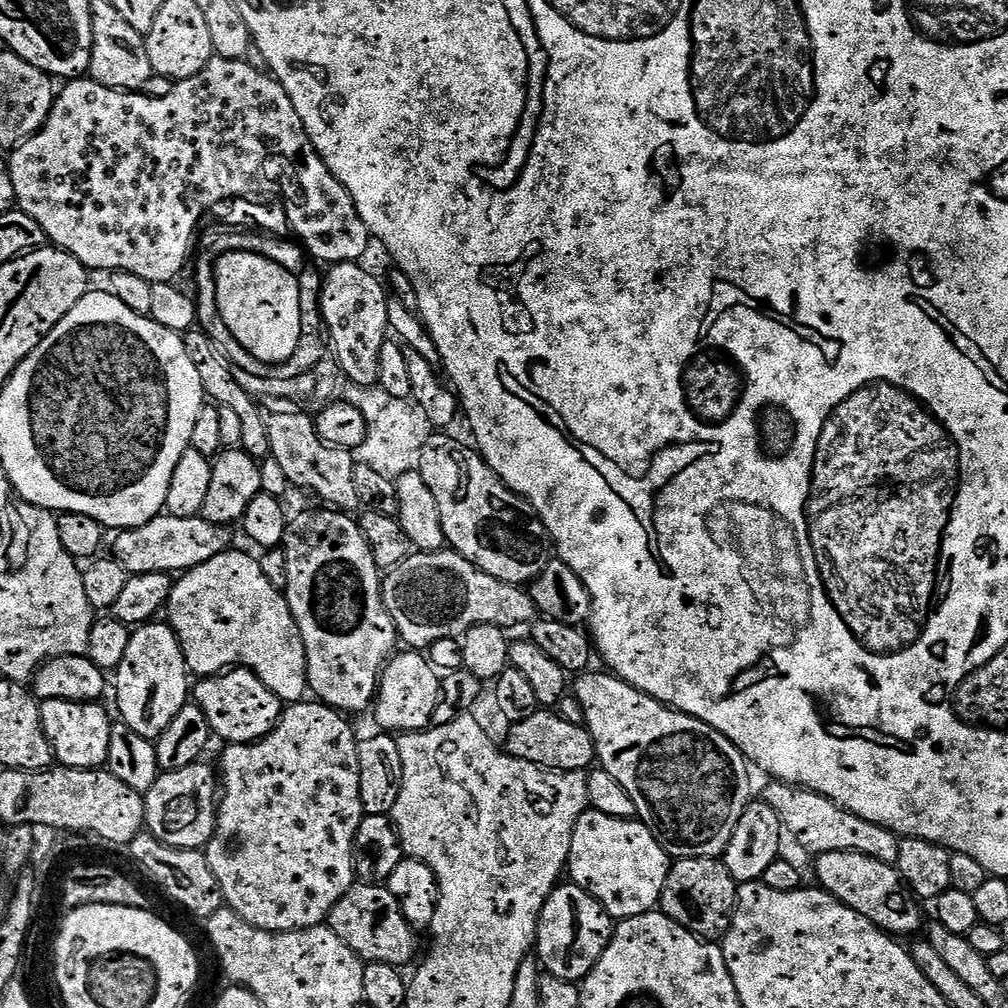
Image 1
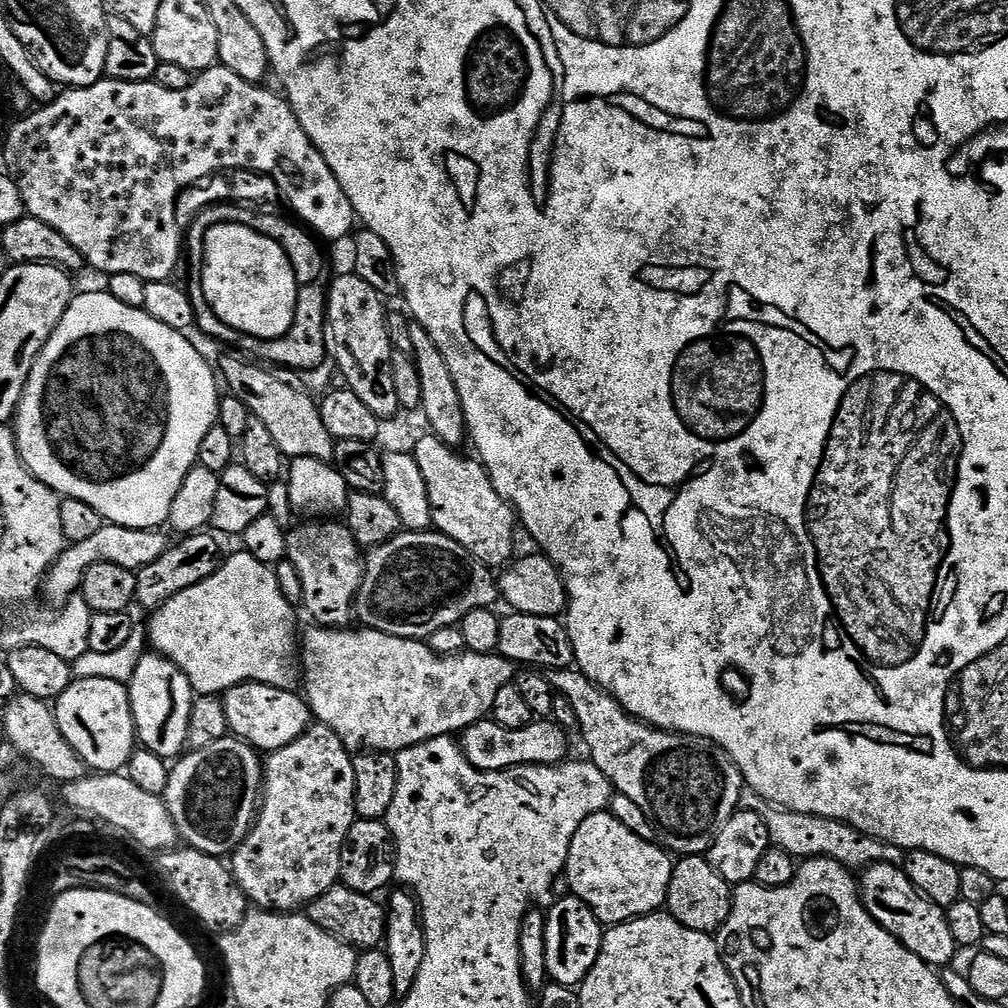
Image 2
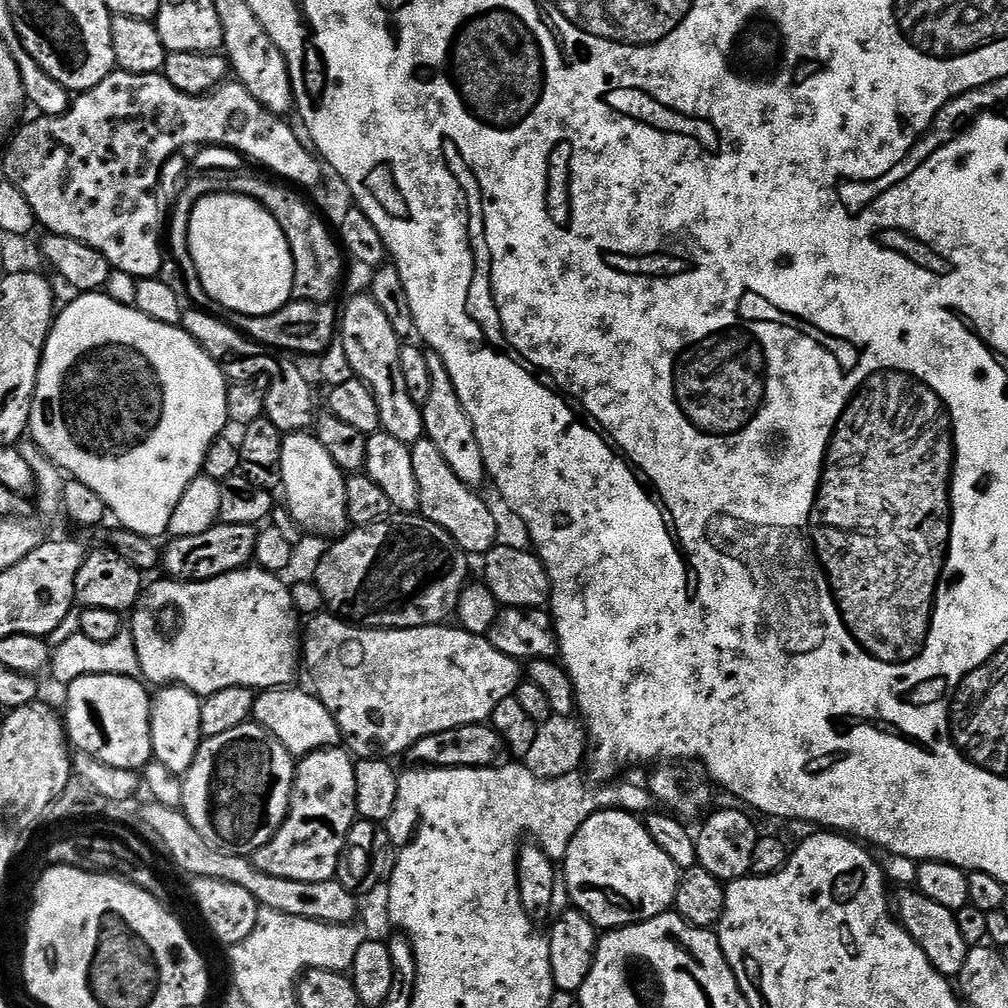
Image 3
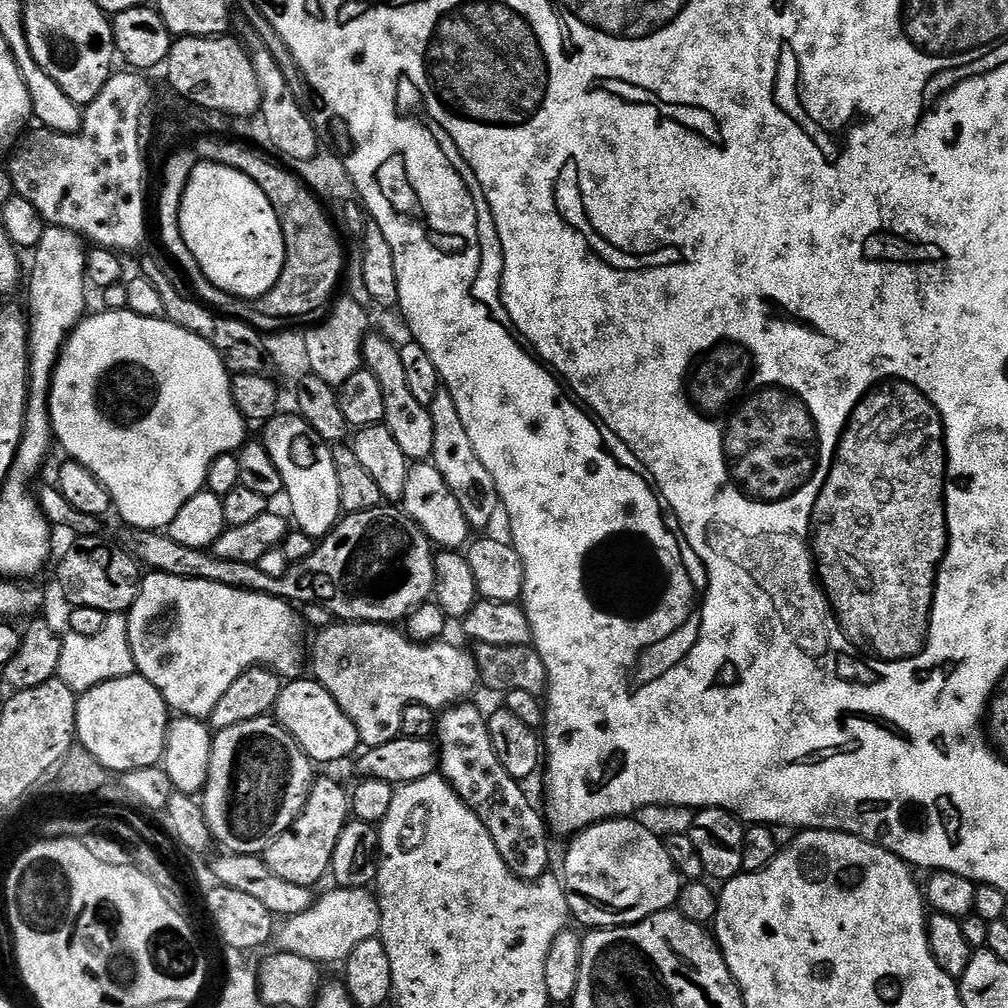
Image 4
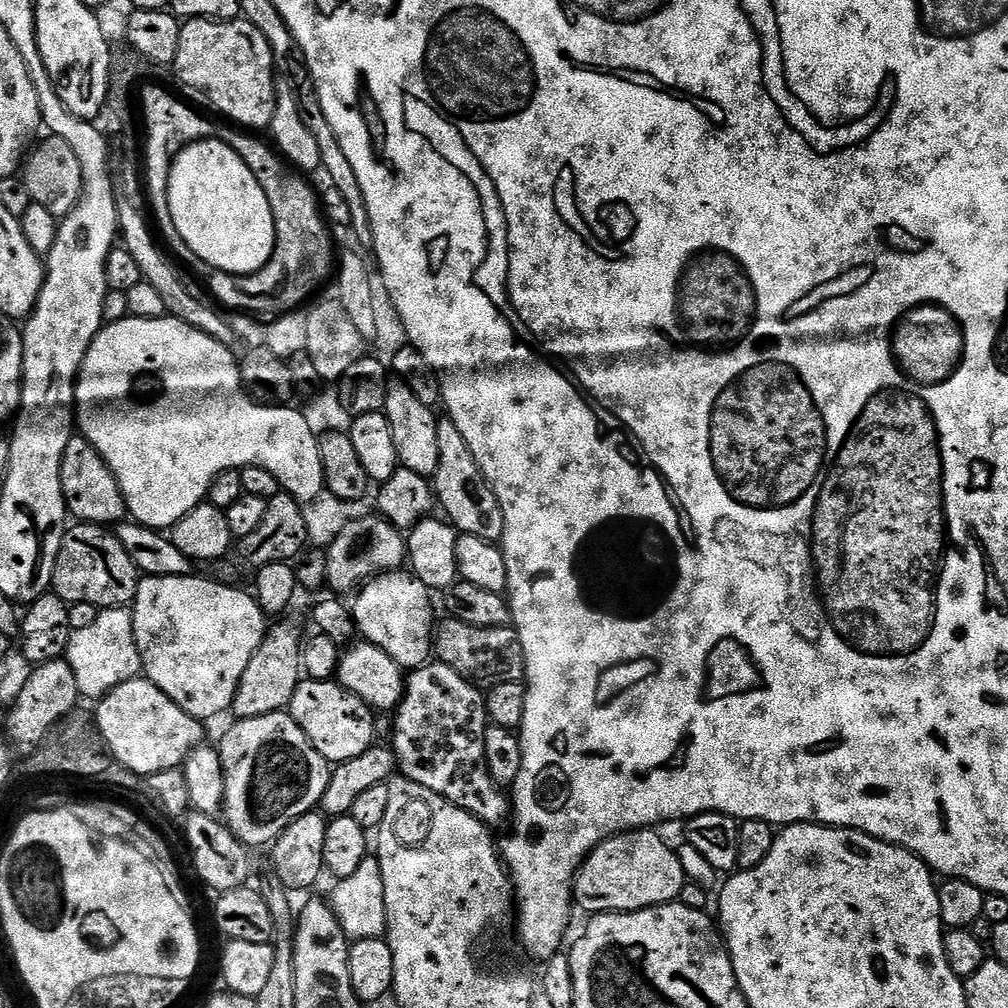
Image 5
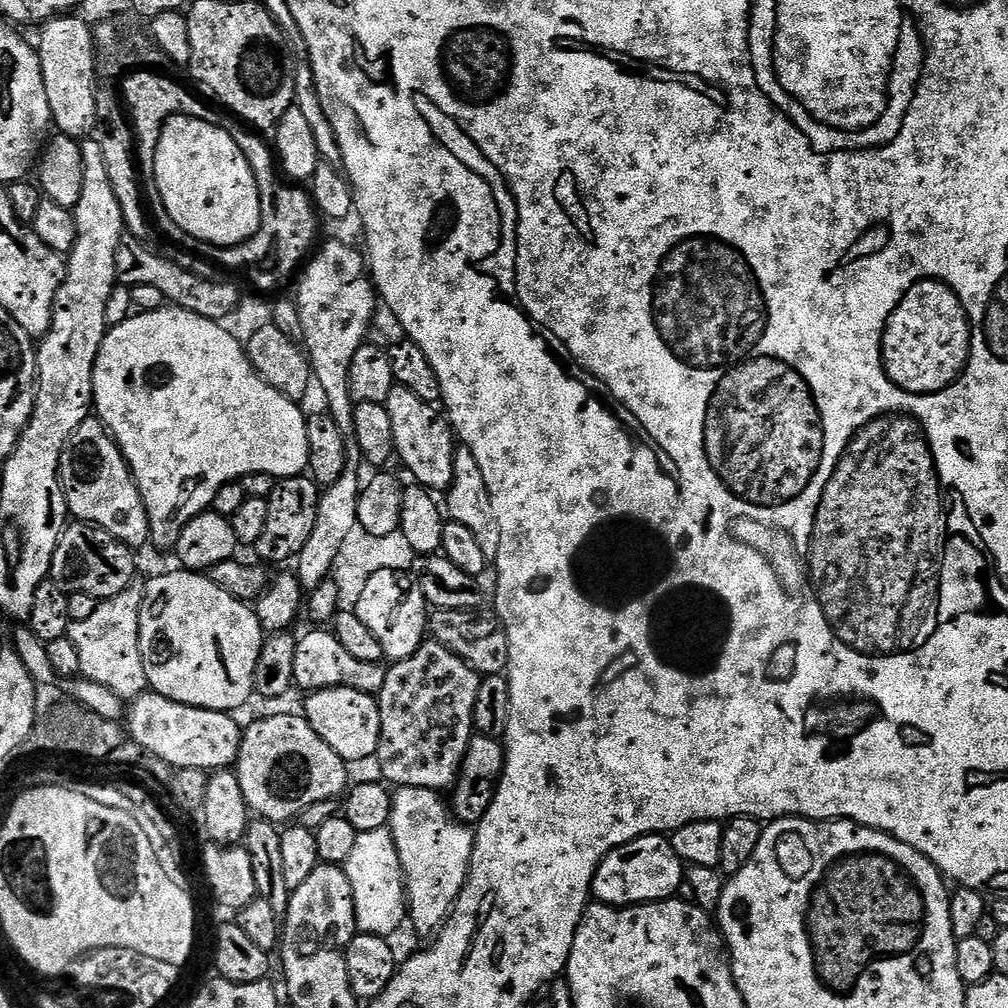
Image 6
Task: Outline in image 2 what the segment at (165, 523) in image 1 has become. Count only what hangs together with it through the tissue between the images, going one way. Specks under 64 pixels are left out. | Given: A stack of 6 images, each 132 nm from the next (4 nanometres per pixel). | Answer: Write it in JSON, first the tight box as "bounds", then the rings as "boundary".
{"bounds":[42,523,170,606],"boundary":[[[104,523],[102,530],[97,530],[87,542],[68,544],[64,553],[53,564],[48,575],[44,577],[42,596],[52,606],[63,606],[73,599],[72,596],[81,591],[84,575],[90,566],[95,564],[117,564],[123,568],[139,570],[150,566],[170,547],[170,540],[163,536],[163,531],[150,528],[127,528],[117,524]]]}

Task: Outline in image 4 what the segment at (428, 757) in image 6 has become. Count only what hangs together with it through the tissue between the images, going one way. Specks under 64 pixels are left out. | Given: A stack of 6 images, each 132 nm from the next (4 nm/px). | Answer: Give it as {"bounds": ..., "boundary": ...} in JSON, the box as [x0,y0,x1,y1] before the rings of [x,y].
{"bounds":[434,702,550,880],"boundary":[[[457,702],[439,713],[440,721],[436,724],[436,736],[434,735],[434,743],[438,749],[438,772],[444,777],[444,780],[458,794],[458,798],[462,798],[462,802],[466,802],[466,806],[470,806],[470,810],[474,810],[474,814],[478,814],[478,818],[482,822],[482,826],[486,826],[486,830],[490,830],[490,838],[494,838],[494,846],[498,846],[498,854],[502,854],[502,862],[506,862],[506,866],[520,880],[536,880],[539,876],[545,875],[549,871],[548,868],[548,836],[550,837],[550,828],[546,823],[545,817],[538,809],[532,805],[532,800],[523,792],[521,781],[516,780],[510,774],[506,774],[506,769],[502,766],[502,762],[498,762],[498,758],[494,754],[494,742],[490,742],[490,730],[488,729],[488,721],[485,713],[479,712],[472,705],[472,702]]]}

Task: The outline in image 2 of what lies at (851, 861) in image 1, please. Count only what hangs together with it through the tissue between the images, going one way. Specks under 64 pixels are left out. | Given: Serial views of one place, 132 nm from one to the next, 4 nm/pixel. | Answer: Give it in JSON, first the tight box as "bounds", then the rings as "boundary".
{"bounds":[858,864,958,966],"boundary":[[[874,864],[863,869],[858,880],[858,891],[864,909],[872,915],[899,944],[913,952],[918,958],[933,966],[948,966],[958,955],[954,934],[950,934],[948,913],[922,895],[910,882],[903,867]]]}

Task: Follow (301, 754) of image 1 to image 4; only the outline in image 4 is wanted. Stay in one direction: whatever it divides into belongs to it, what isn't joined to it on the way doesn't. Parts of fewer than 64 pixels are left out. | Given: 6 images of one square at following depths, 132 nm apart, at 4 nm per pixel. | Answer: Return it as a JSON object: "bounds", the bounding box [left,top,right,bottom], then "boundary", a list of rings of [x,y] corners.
{"bounds":[262,780,350,886],"boundary":[[[316,780],[308,797],[304,800],[304,809],[296,816],[289,832],[284,832],[276,841],[269,843],[262,853],[267,868],[278,878],[294,882],[298,886],[316,886],[323,876],[329,875],[332,855],[338,846],[342,830],[350,823],[350,792],[336,780]]]}

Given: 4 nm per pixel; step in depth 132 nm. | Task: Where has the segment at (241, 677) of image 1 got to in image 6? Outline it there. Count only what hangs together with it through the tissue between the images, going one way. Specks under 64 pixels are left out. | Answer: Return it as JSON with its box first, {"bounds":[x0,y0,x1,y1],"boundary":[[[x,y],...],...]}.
{"bounds":[304,688,382,762],"boundary":[[[330,688],[313,691],[305,702],[304,719],[310,722],[314,734],[334,750],[345,762],[371,761],[378,750],[382,718],[380,701],[370,693],[359,693],[350,688]]]}

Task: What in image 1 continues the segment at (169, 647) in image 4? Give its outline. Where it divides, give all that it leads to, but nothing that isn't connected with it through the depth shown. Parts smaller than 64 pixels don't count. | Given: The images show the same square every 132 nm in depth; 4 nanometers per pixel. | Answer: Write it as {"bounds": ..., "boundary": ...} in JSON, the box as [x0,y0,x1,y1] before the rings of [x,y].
{"bounds":[166,550,310,705],"boundary":[[[229,550],[210,558],[210,562],[202,562],[202,566],[191,568],[173,583],[166,605],[167,623],[180,639],[184,660],[193,677],[214,676],[235,667],[249,668],[285,705],[299,704],[309,695],[310,689],[308,659],[294,614],[285,593],[262,574],[259,559],[236,551]]]}

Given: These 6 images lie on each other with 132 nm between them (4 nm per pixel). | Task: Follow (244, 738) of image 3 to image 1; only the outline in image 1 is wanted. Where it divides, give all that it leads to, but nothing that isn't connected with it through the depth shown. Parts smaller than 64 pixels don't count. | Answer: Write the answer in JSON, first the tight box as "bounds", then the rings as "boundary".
{"bounds":[144,762,218,849],"boundary":[[[197,762],[173,772],[161,771],[144,796],[144,822],[156,840],[171,848],[203,849],[216,832],[218,815],[218,772],[205,762]]]}

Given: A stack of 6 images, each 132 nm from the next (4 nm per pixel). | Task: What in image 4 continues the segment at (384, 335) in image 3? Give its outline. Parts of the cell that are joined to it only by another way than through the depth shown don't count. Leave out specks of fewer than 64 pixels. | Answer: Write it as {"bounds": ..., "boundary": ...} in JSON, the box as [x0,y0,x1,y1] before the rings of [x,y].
{"bounds":[362,334,434,462],"boundary":[[[368,334],[363,340],[362,364],[367,371],[372,372],[374,378],[378,378],[382,386],[387,407],[390,409],[386,423],[390,434],[394,436],[394,442],[402,446],[402,454],[406,454],[412,462],[427,461],[431,457],[434,446],[432,413],[425,405],[416,401],[414,394],[410,394],[402,370],[399,348],[391,345],[381,334]]]}

